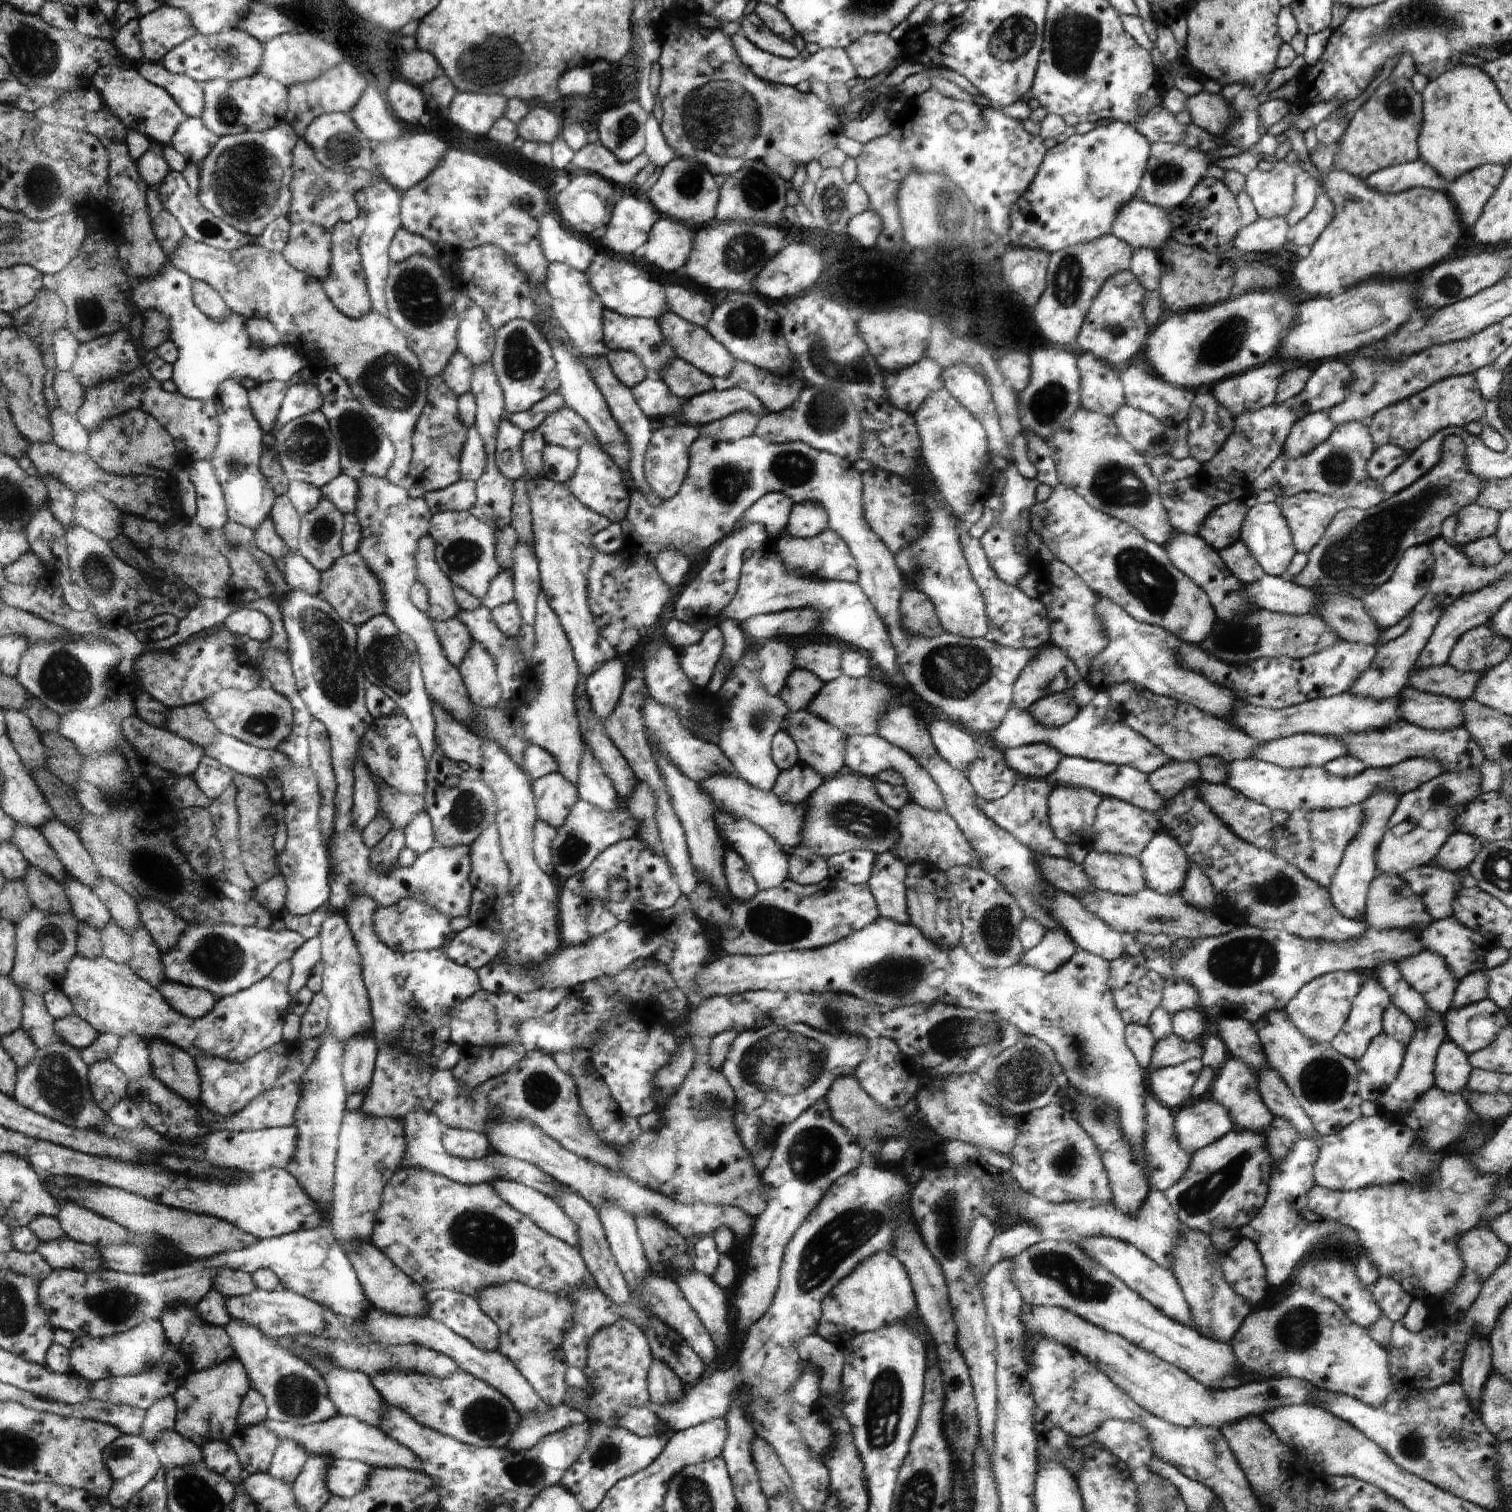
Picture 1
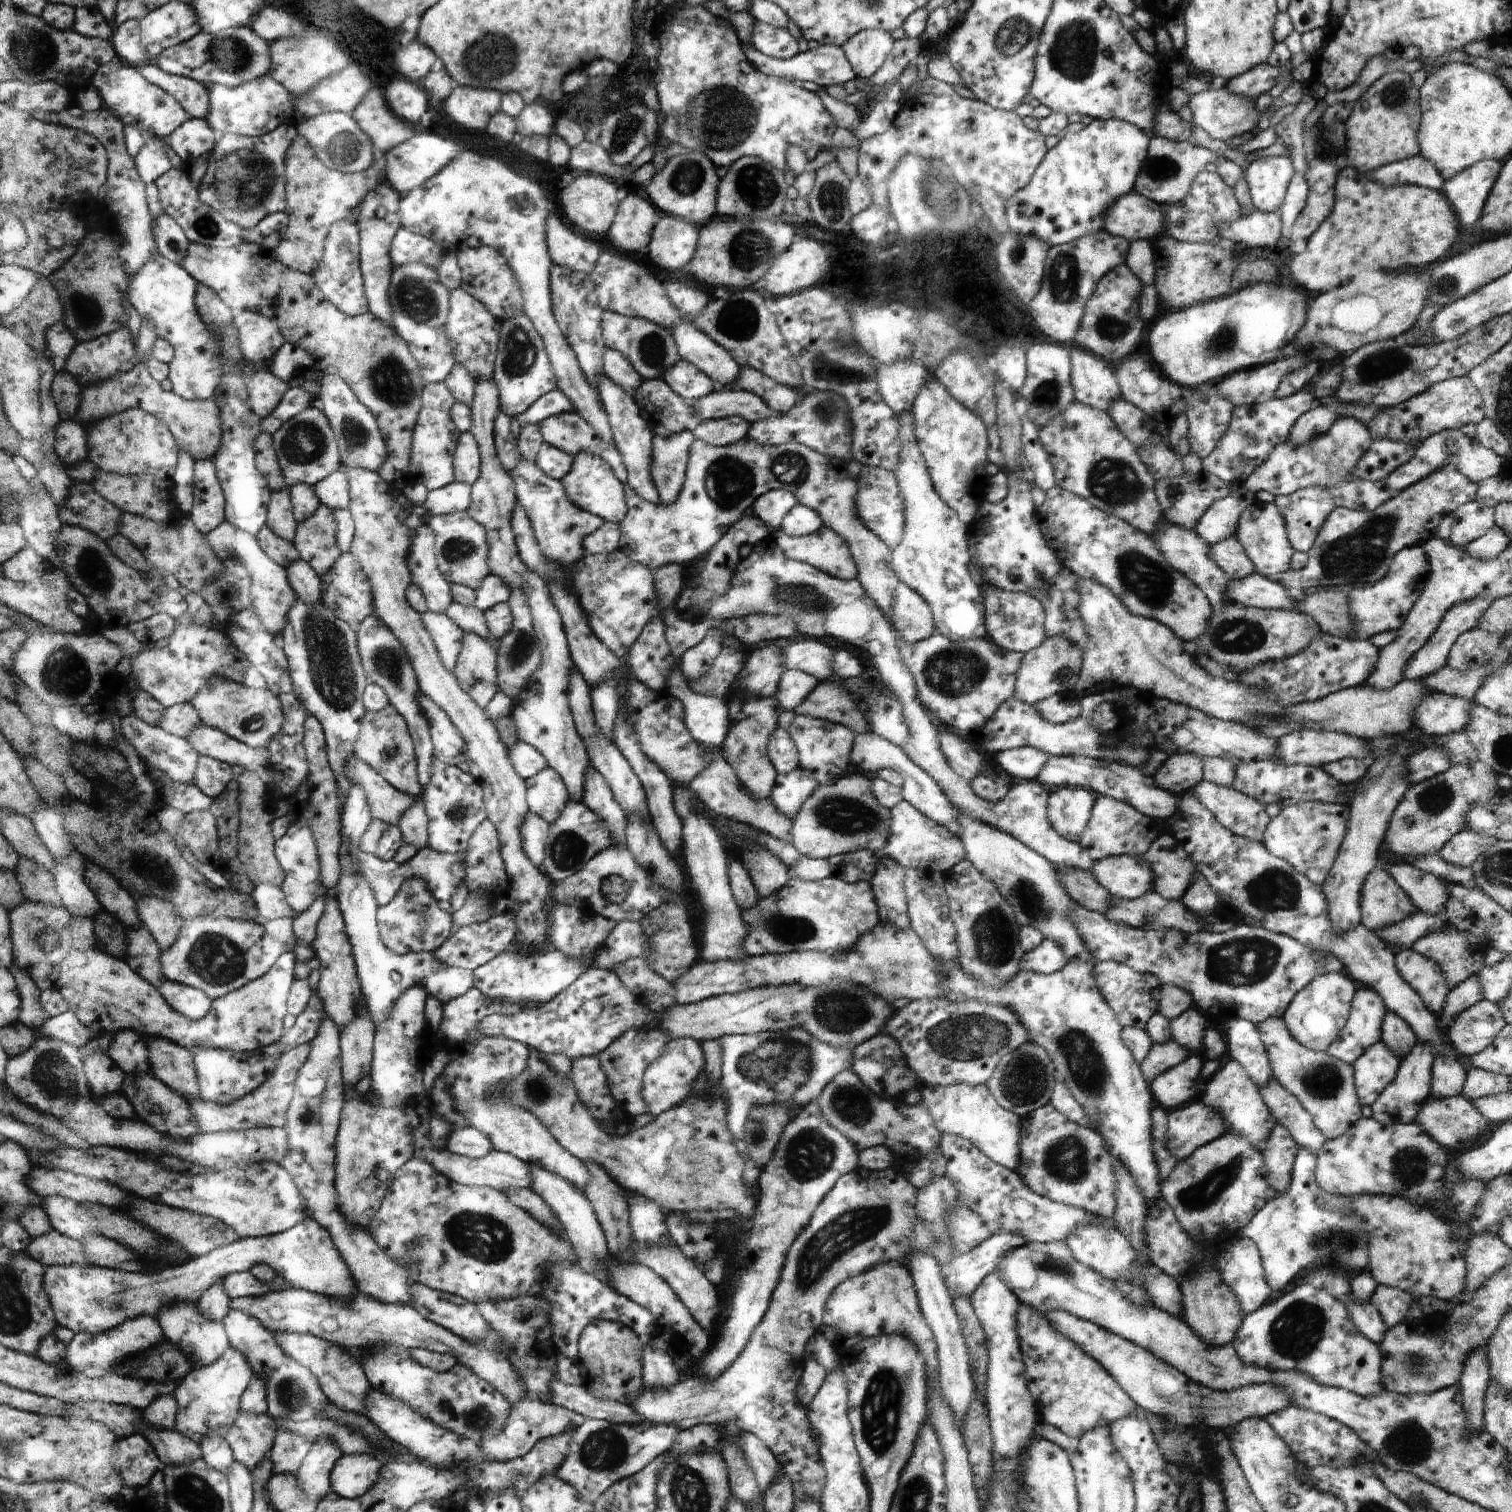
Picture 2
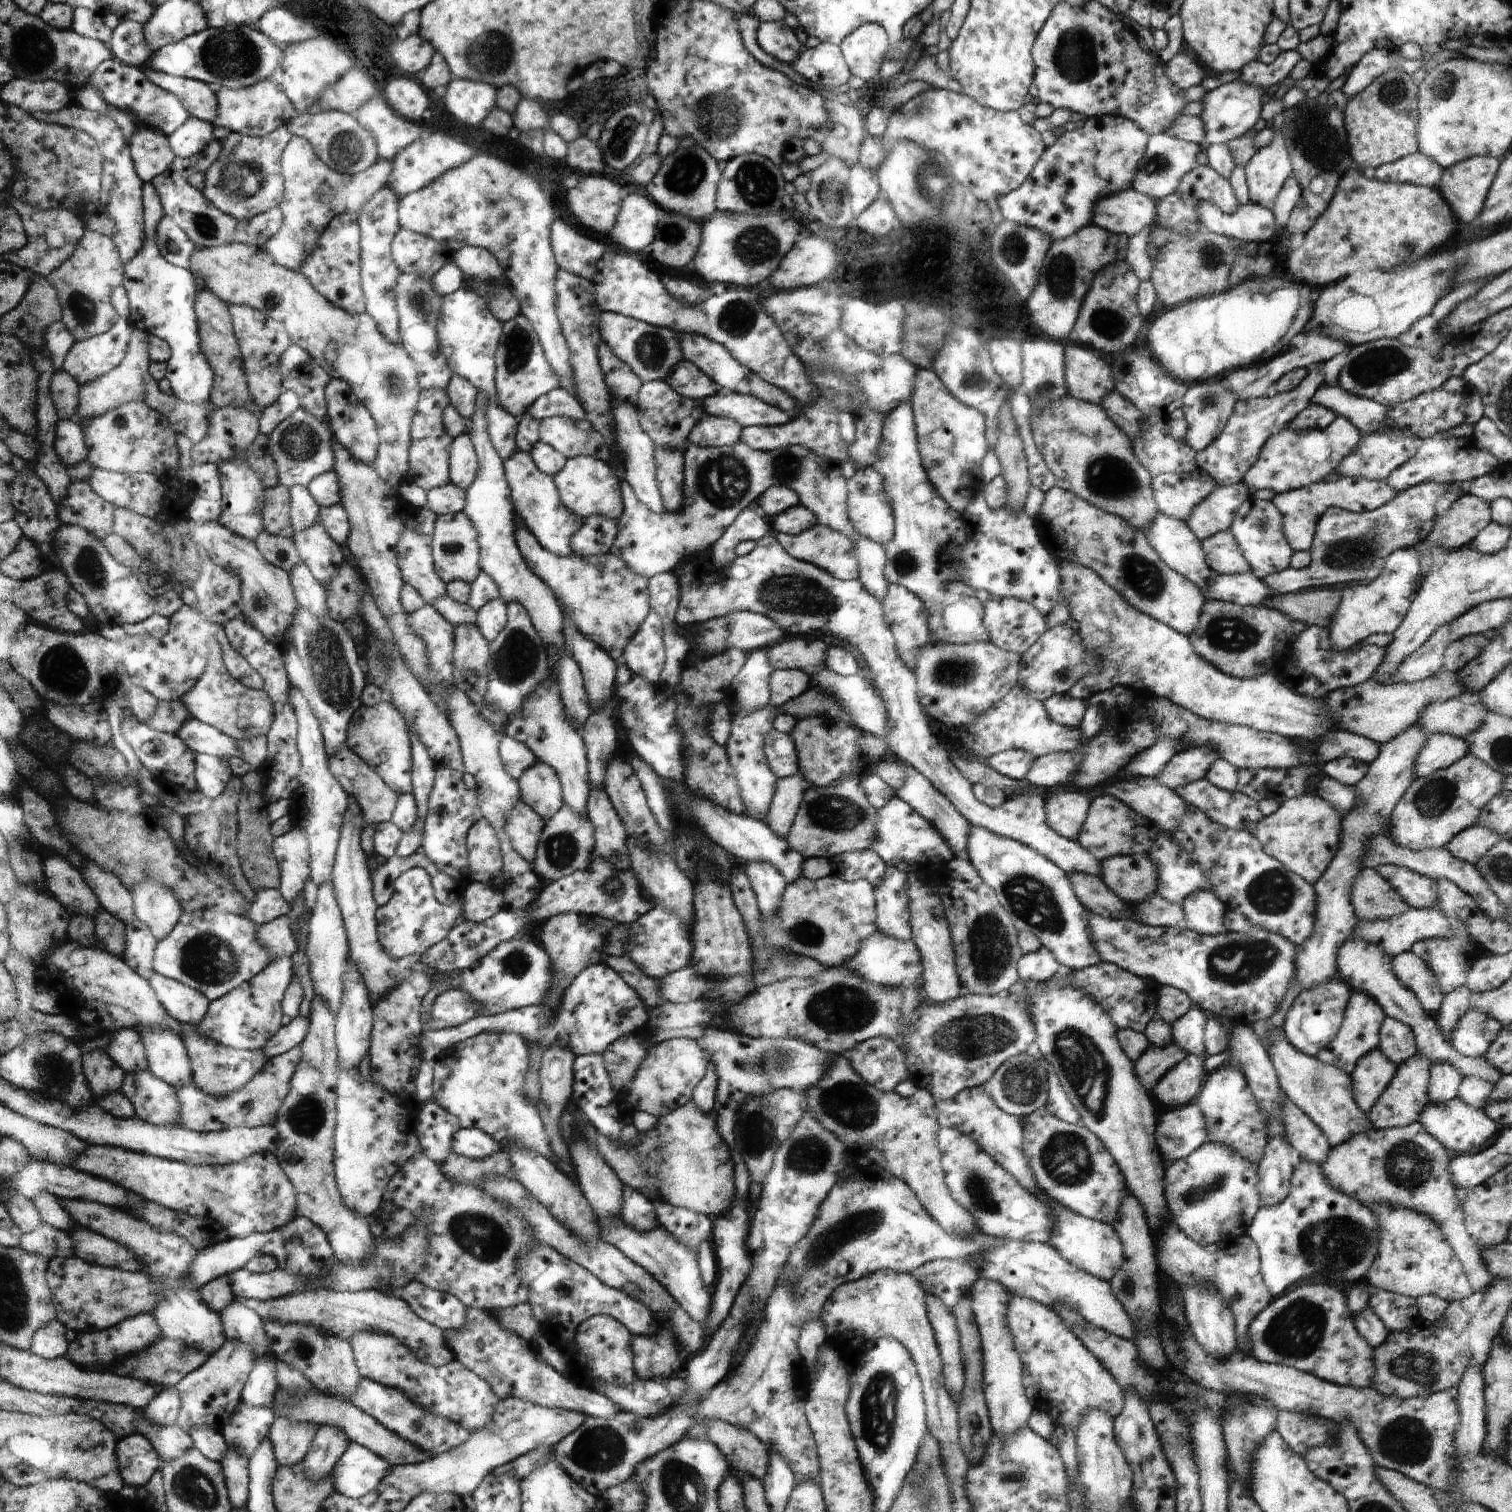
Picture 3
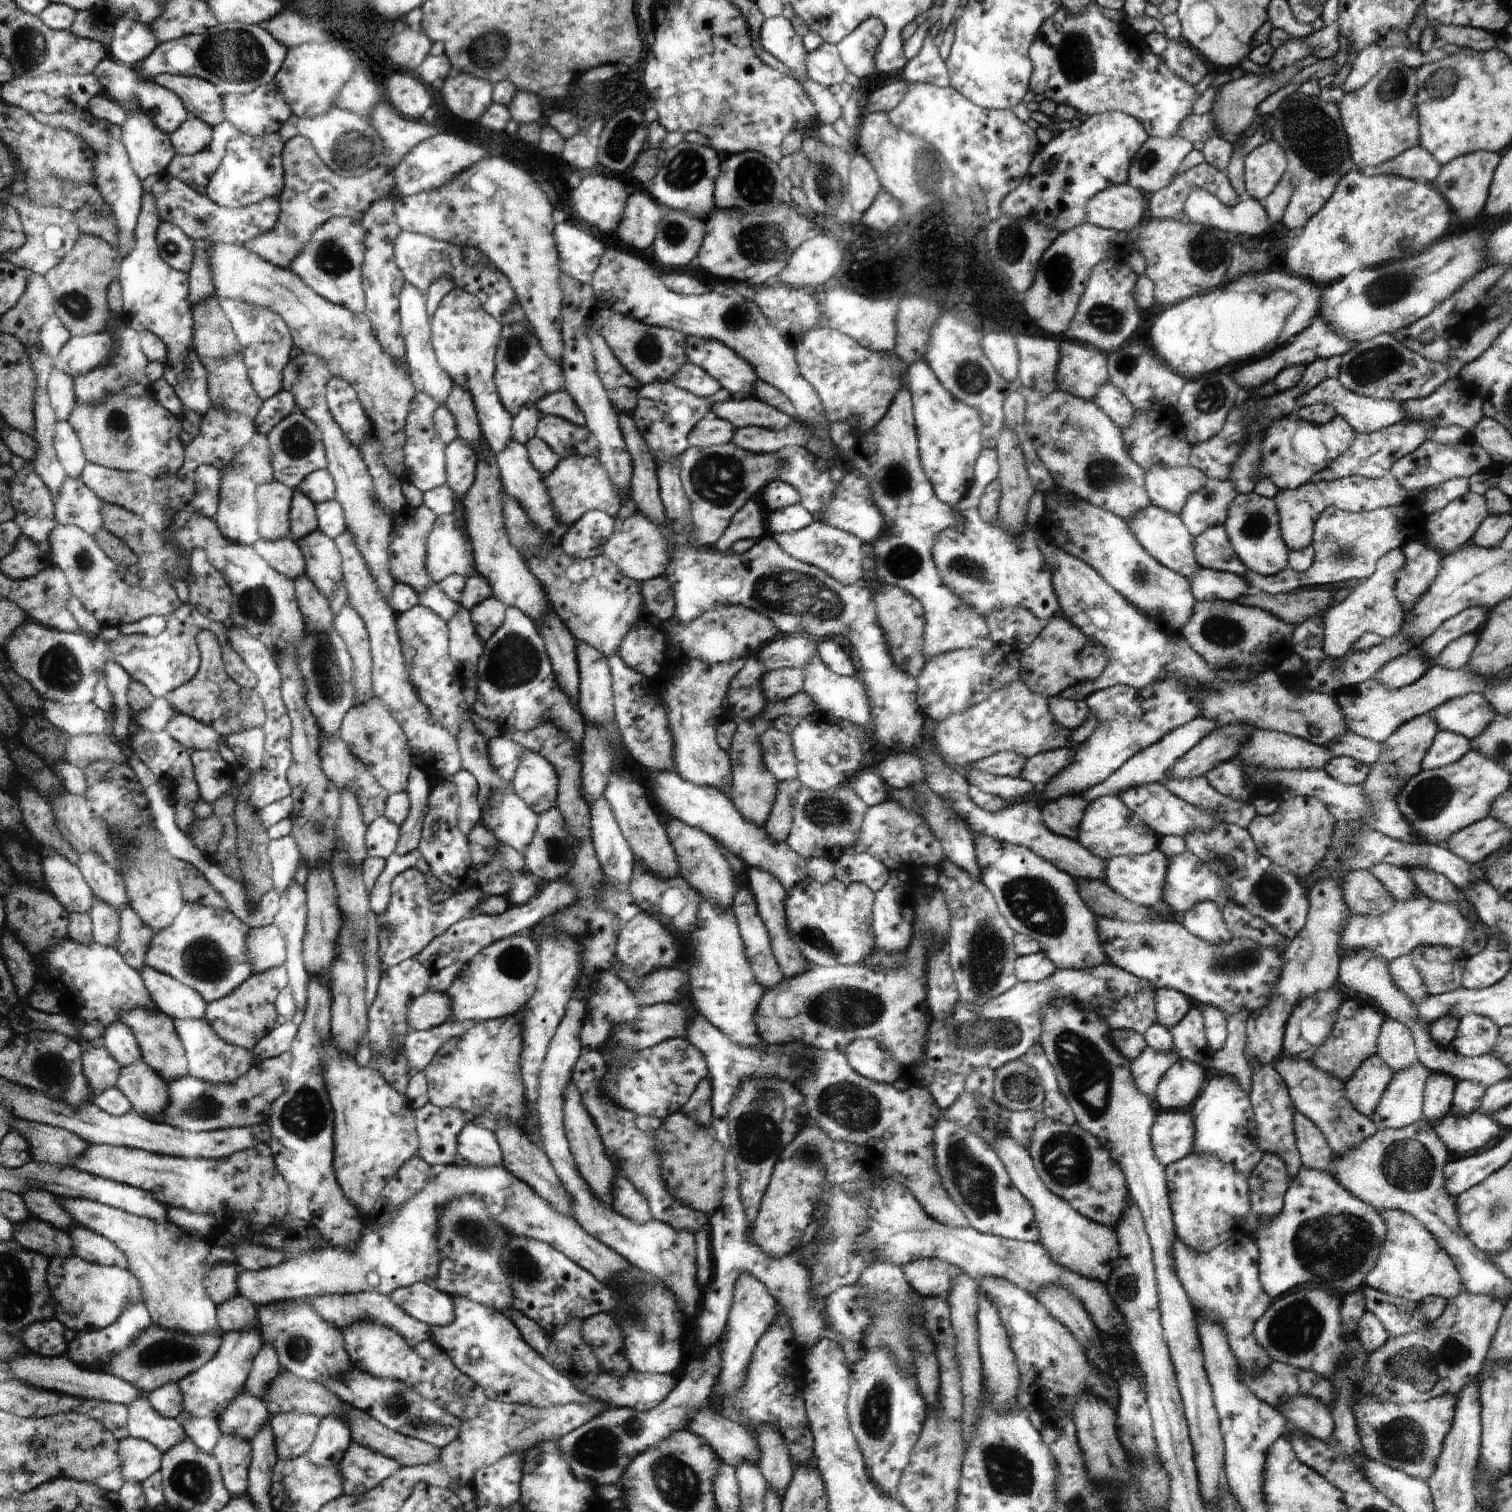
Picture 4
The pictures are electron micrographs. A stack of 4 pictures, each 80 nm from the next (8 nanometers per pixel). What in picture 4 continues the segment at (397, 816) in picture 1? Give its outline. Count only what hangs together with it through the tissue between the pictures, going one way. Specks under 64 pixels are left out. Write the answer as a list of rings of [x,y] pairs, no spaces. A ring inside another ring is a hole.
[[[322,738],[322,770],[326,770],[326,774],[330,774],[332,782],[340,788],[340,790],[348,790],[352,794],[358,796],[358,804],[360,804],[360,812],[363,823],[368,827],[369,824],[379,816],[383,816],[385,811],[385,802],[389,792],[377,782],[374,782],[374,776],[366,770],[366,766],[354,758],[348,750],[348,746],[340,740],[340,738]]]

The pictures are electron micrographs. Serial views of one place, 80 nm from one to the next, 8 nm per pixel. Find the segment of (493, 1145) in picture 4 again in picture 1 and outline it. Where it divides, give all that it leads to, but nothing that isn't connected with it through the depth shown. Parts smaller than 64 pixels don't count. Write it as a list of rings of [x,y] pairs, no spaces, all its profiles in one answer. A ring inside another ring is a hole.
[[[446,1128],[442,1142],[446,1152],[457,1158],[473,1159],[485,1158],[492,1150],[488,1138],[482,1132],[468,1132],[468,1130],[458,1128]]]

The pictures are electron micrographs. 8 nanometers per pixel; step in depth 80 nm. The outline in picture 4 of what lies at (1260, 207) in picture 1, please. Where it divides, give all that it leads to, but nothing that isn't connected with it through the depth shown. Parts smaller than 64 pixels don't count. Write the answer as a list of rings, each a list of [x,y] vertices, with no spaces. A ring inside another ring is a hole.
[[[1266,137],[1246,155],[1245,196],[1252,197],[1263,205],[1265,198],[1274,190],[1275,184],[1286,172],[1286,153],[1279,142]]]

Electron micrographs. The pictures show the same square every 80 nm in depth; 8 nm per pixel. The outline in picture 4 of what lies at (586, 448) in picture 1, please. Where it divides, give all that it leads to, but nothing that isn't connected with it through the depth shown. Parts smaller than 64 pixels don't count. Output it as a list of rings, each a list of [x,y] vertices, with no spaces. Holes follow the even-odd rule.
[[[572,455],[560,459],[555,469],[545,475],[544,479],[552,495],[553,507],[561,522],[568,526],[580,521],[592,509],[604,511],[614,518],[621,512],[621,492],[598,457]]]

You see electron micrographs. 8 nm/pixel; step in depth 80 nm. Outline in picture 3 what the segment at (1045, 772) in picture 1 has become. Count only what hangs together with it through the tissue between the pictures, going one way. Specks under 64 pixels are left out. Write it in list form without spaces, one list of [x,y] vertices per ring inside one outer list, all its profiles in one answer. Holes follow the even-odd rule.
[[[1008,750],[988,758],[986,766],[1007,778],[1022,781],[1026,779],[1026,774],[1029,774],[1030,766],[1036,758],[1034,754],[1026,754],[1022,750]]]

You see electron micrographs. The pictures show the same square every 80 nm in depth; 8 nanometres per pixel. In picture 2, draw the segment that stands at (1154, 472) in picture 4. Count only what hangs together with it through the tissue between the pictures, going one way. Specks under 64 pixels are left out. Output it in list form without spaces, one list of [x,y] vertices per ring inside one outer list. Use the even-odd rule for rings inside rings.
[[[1203,470],[1196,473],[1160,478],[1160,480],[1155,480],[1154,486],[1157,502],[1163,513],[1163,520],[1178,524],[1178,526],[1189,530],[1194,529],[1194,526],[1199,522],[1200,516],[1210,508],[1210,504],[1214,500],[1222,500],[1222,498],[1230,496],[1232,490],[1235,490],[1235,486],[1226,484],[1214,474],[1205,473]]]

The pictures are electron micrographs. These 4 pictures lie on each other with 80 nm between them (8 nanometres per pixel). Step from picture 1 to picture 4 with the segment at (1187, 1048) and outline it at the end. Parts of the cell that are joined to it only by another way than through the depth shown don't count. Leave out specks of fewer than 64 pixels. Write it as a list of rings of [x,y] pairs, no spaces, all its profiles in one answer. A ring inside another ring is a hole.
[[[1148,1044],[1144,1052],[1130,1064],[1137,1089],[1150,1100],[1154,1098],[1160,1079],[1163,1078],[1170,1066],[1178,1060],[1180,1058],[1173,1050],[1168,1052],[1155,1051]]]

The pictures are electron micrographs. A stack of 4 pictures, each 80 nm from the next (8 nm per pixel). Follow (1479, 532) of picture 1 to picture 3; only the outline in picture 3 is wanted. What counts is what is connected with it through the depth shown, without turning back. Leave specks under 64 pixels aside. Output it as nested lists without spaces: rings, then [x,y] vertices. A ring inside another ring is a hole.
[[[1471,493],[1460,495],[1443,516],[1437,516],[1433,538],[1444,547],[1470,546],[1476,534],[1491,522],[1490,503]]]

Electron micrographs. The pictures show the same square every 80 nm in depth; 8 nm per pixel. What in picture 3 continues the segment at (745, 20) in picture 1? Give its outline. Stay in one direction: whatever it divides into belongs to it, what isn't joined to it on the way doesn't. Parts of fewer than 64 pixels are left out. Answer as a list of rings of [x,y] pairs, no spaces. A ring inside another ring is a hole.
[[[782,20],[761,22],[757,29],[757,42],[766,54],[788,65],[804,50],[804,46],[798,41],[796,30]]]

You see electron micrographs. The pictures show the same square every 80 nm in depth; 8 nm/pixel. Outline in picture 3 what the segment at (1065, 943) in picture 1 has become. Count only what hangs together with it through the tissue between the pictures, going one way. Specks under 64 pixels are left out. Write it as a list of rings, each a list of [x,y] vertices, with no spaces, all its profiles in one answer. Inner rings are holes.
[[[1042,947],[1036,952],[1024,954],[1017,963],[1020,980],[1046,982],[1061,973],[1063,967],[1056,962],[1054,954],[1048,948]]]

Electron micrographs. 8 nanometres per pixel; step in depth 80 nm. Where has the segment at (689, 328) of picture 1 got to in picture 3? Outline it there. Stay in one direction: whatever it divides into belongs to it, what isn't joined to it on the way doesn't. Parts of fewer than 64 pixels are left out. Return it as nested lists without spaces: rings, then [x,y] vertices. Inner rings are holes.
[[[681,334],[685,360],[710,376],[723,392],[735,392],[739,382],[748,380],[752,372],[730,354],[730,350],[698,334]]]

